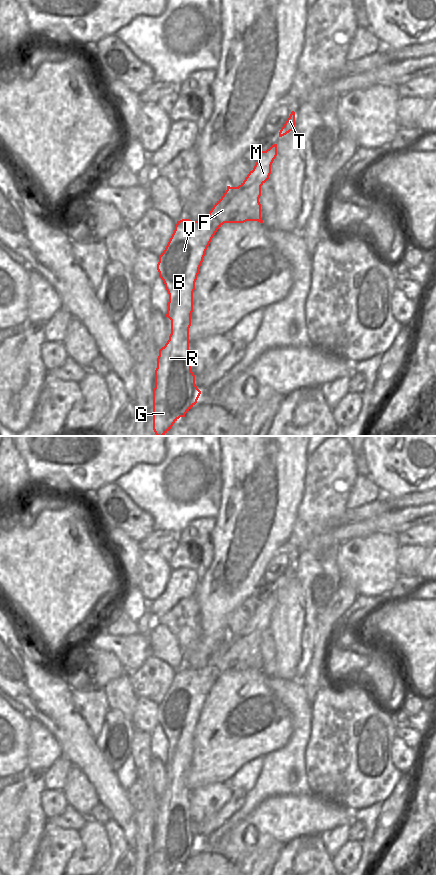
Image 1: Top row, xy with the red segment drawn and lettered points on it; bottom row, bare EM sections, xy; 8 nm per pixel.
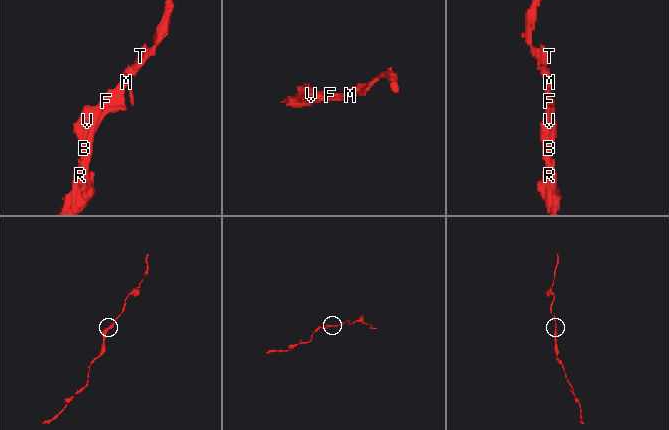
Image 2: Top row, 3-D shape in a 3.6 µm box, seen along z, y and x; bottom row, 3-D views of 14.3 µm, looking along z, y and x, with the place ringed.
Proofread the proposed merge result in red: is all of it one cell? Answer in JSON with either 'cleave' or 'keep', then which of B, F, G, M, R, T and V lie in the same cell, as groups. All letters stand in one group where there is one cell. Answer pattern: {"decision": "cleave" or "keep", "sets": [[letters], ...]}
{"decision": "keep", "sets": [["B", "F", "G", "M", "R", "T", "V"]]}

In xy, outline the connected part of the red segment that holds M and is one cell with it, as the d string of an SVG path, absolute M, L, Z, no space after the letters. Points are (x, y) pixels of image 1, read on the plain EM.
M277 592L272 593L266 599L259 599L259 606L253 618L249 620L245 628L238 635L227 634L227 638L215 651L206 667L202 669L192 669L190 667L177 669L175 678L165 698L159 704L157 718L169 742L168 758L165 764L171 768L171 782L165 794L159 798L159 804L157 806L155 836L153 838L153 875L172 875L180 865L185 865L185 862L197 851L201 839L195 832L195 823L191 818L189 776L191 774L191 762L193 760L193 740L195 738L195 730L199 722L199 716L213 684L224 671L244 671L246 669L263 671L261 666L261 652L259 650L261 634L269 627L271 613L276 604Z

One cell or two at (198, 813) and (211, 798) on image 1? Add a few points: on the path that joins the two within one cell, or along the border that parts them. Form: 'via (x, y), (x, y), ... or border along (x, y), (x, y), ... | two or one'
via (201, 809), (207, 802) | one

